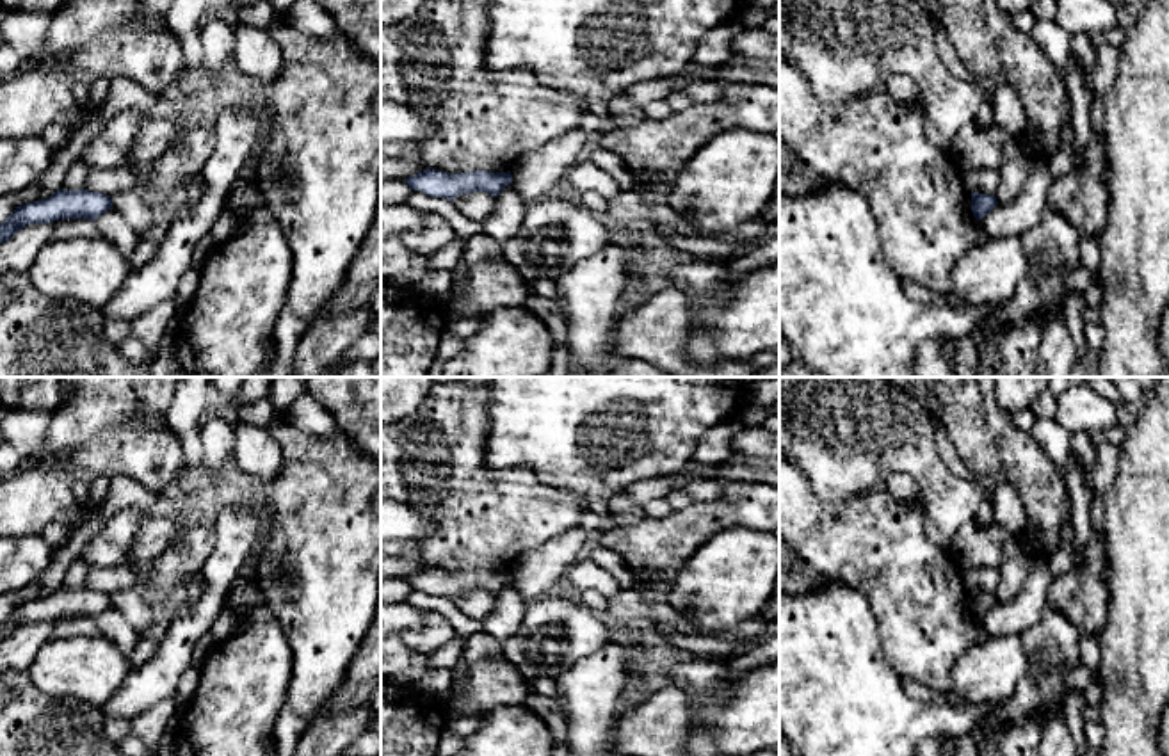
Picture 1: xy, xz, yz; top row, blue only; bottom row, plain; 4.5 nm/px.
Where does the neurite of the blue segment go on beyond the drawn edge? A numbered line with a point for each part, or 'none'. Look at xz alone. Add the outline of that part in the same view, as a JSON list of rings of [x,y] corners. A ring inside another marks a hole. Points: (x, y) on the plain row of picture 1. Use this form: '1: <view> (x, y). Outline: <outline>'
none

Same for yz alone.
none

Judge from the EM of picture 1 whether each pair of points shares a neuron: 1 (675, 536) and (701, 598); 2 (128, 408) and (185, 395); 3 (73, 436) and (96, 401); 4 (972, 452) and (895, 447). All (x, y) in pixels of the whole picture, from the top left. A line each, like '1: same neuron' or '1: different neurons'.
1: different neurons
2: different neurons
3: same neuron
4: different neurons

